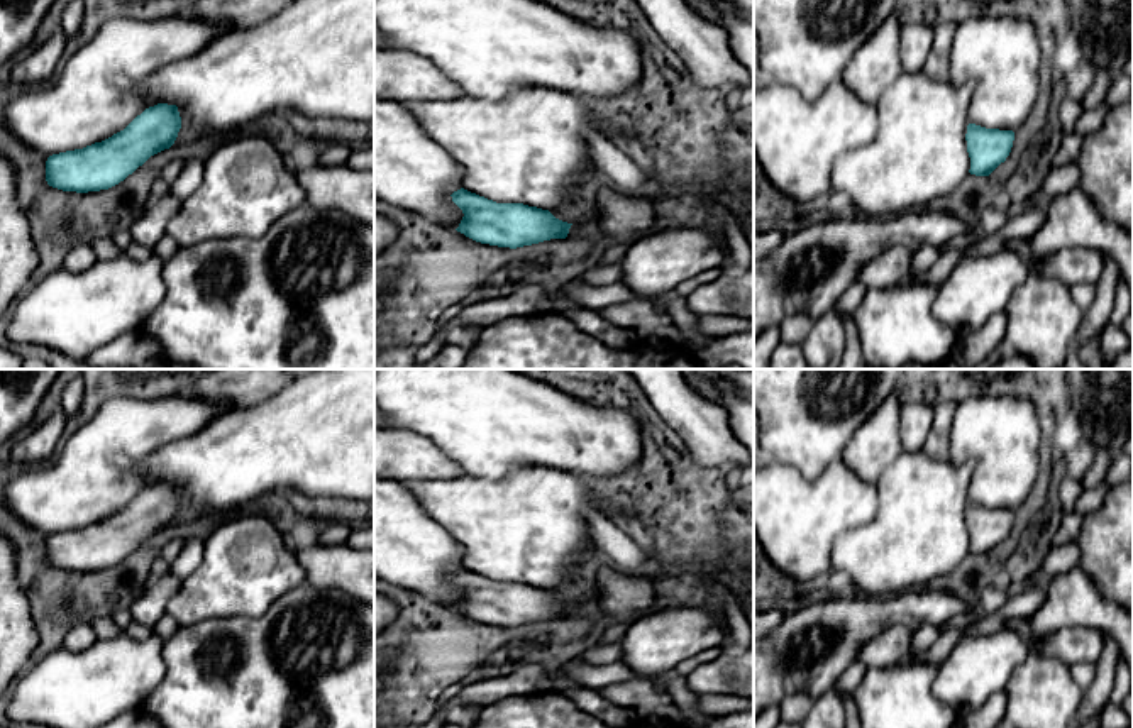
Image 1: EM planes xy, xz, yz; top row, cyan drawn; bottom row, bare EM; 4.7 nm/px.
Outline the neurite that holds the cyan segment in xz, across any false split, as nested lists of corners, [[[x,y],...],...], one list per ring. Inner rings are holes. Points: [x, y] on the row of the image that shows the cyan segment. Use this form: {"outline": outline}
{"outline": [[[515,88],[503,100],[462,95],[447,102],[401,105],[464,169],[462,188],[450,195],[464,213],[456,230],[498,247],[566,239],[572,223],[550,212],[572,205],[576,191],[594,173],[589,135],[611,139],[605,107],[552,88]]]}

